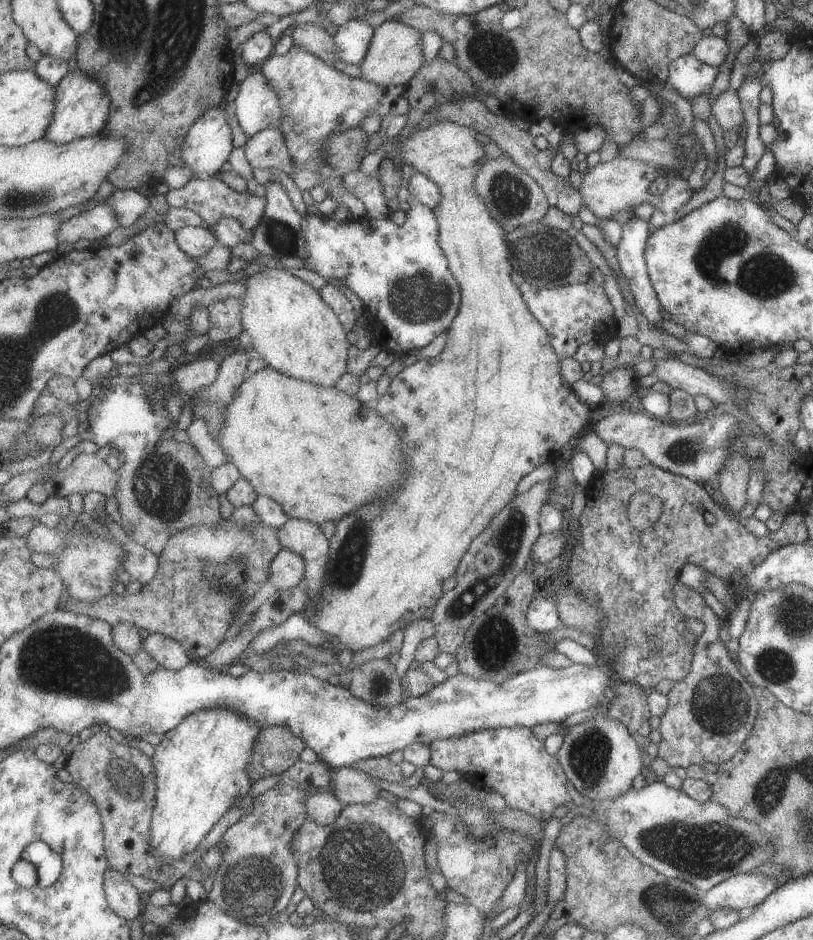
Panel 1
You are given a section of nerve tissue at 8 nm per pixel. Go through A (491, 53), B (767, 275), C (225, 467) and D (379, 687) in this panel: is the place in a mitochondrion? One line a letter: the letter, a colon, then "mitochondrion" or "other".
A: mitochondrion
B: mitochondrion
C: other
D: mitochondrion

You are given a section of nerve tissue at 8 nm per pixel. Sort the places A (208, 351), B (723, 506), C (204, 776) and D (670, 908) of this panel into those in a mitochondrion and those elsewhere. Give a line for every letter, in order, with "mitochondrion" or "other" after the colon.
A: other
B: other
C: other
D: mitochondrion

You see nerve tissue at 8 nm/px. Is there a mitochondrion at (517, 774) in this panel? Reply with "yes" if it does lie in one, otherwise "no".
no

